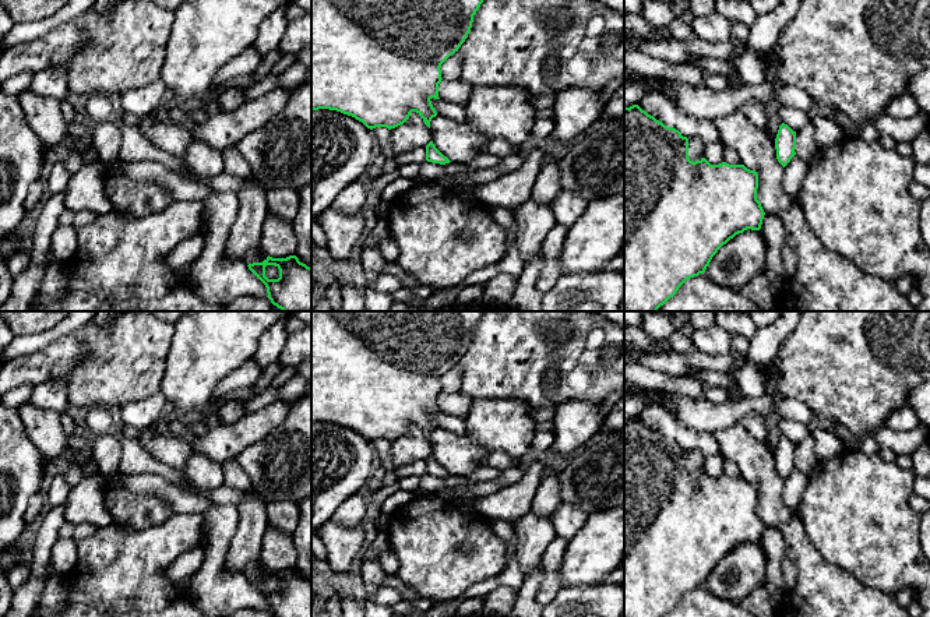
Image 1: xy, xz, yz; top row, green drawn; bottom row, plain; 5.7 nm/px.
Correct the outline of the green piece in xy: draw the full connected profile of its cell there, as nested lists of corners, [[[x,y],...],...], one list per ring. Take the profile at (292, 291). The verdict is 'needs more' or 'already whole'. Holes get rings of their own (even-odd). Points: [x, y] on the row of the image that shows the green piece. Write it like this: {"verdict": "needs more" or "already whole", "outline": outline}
{"verdict": "already whole", "outline": [[[296,255],[286,258],[267,257],[263,262],[247,265],[249,269],[265,285],[268,299],[282,311],[311,311],[311,268],[300,262]],[[265,267],[279,269],[278,279],[265,276]]]}

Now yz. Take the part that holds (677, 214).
{"verdict": "already whole", "outline": [[[638,105],[624,107],[624,311],[656,311],[676,295],[687,279],[704,274],[712,257],[730,239],[747,229],[760,230],[765,212],[757,200],[757,188],[758,174],[755,170],[726,162],[711,165],[705,158],[693,162],[688,158],[688,138],[683,137],[679,130],[665,126]]]}

